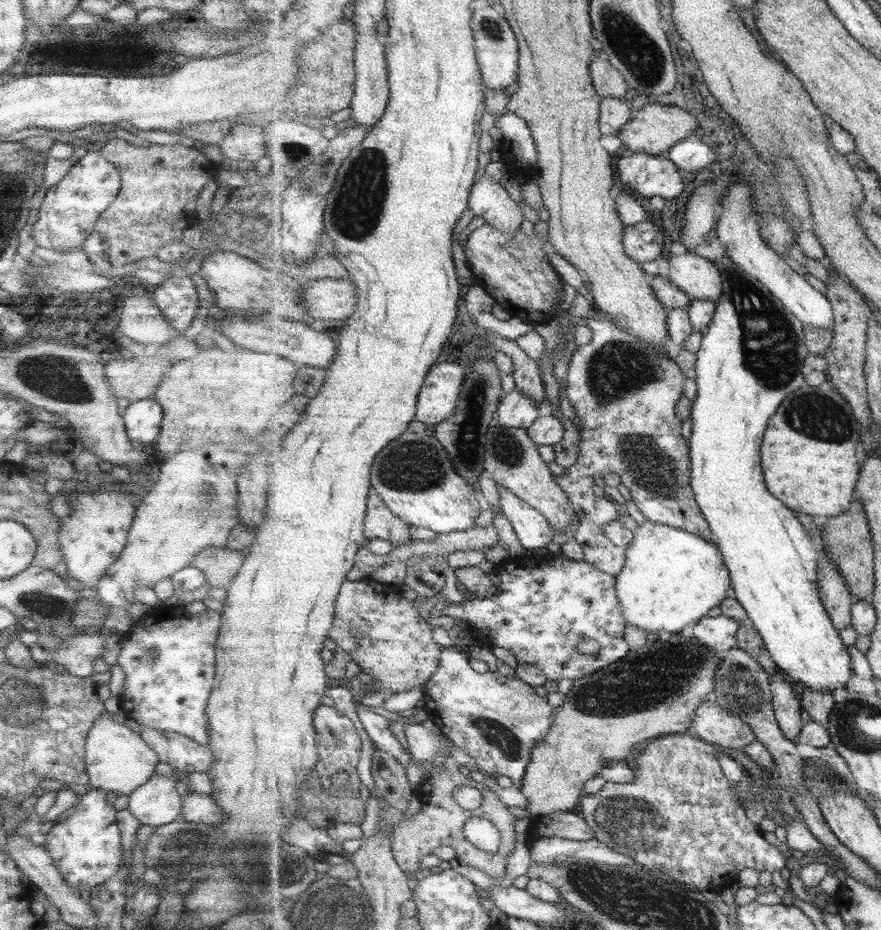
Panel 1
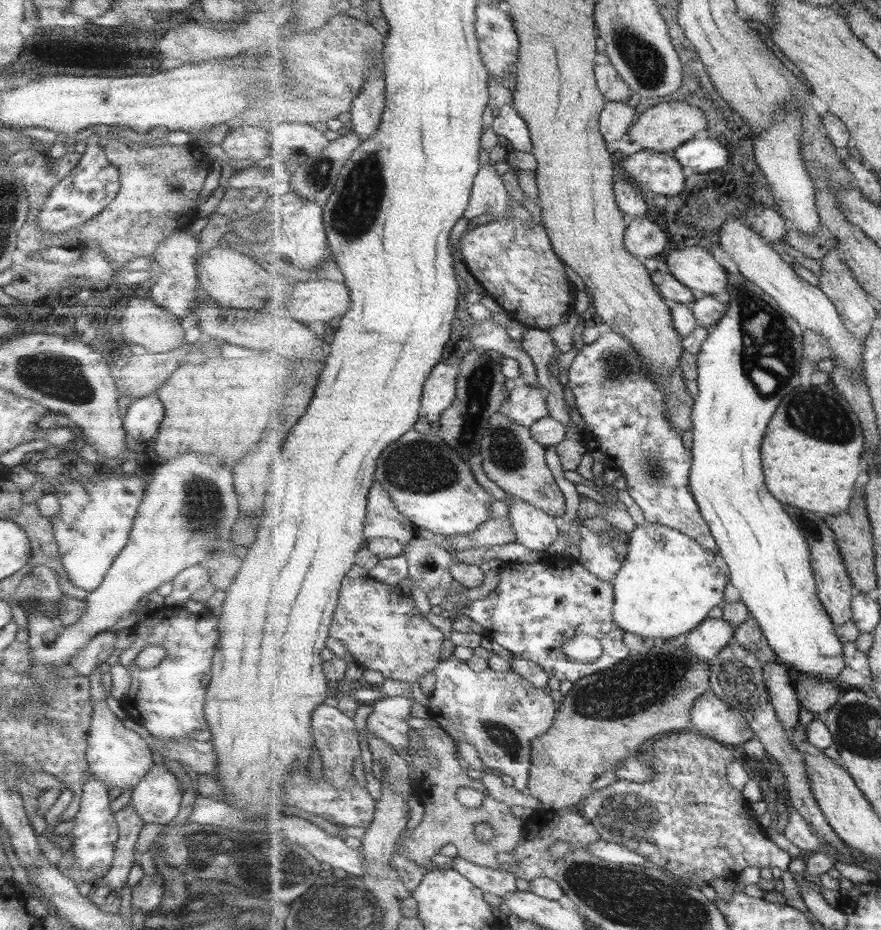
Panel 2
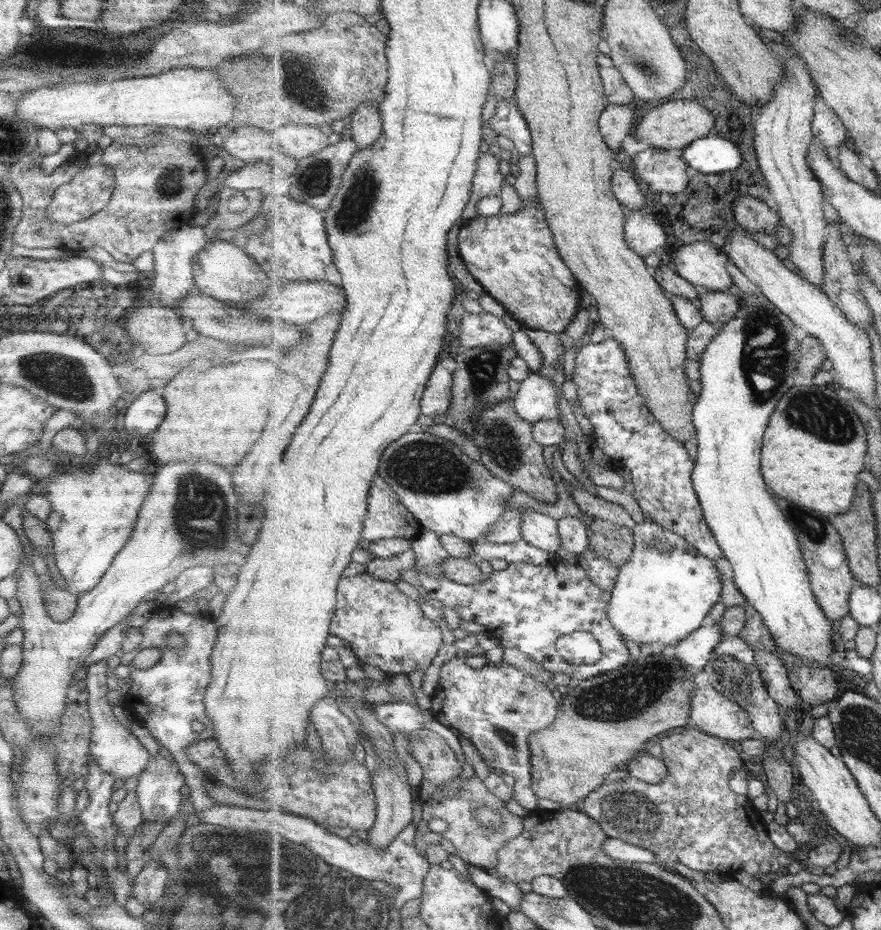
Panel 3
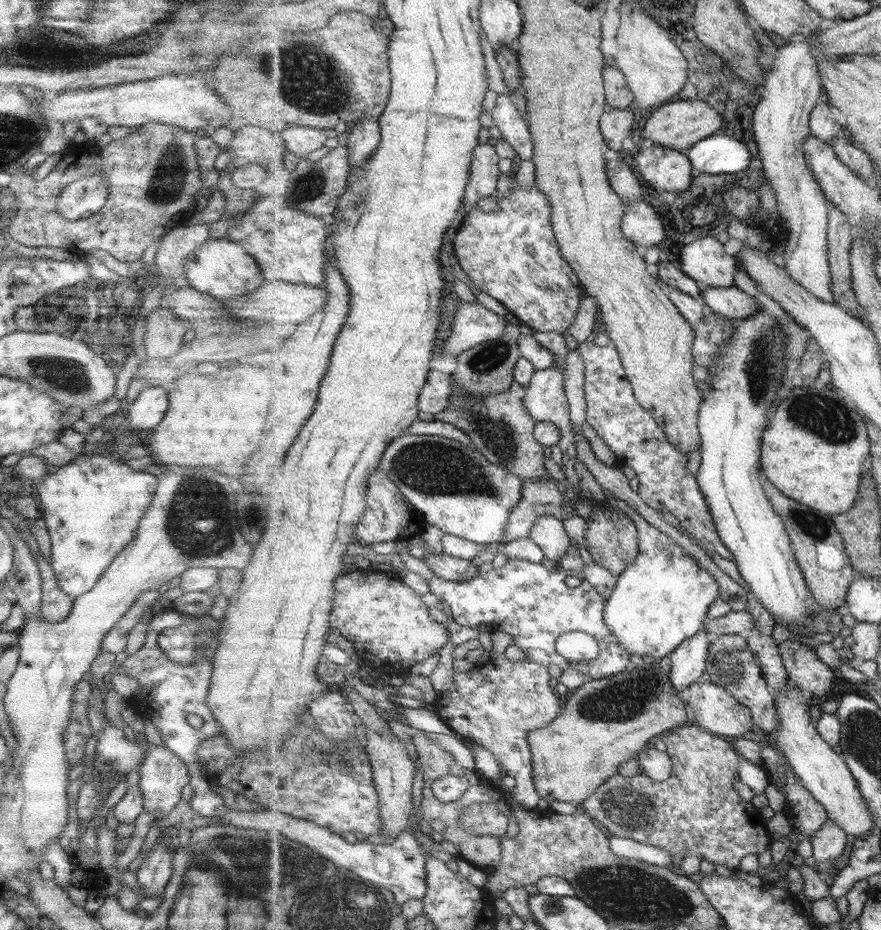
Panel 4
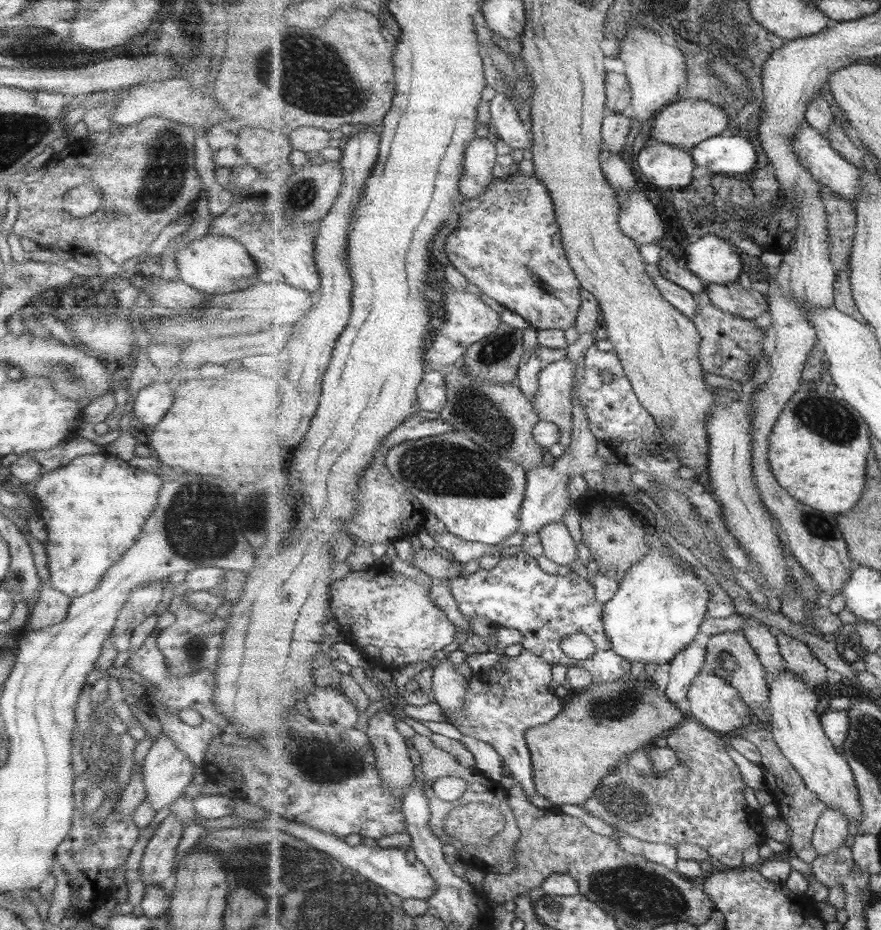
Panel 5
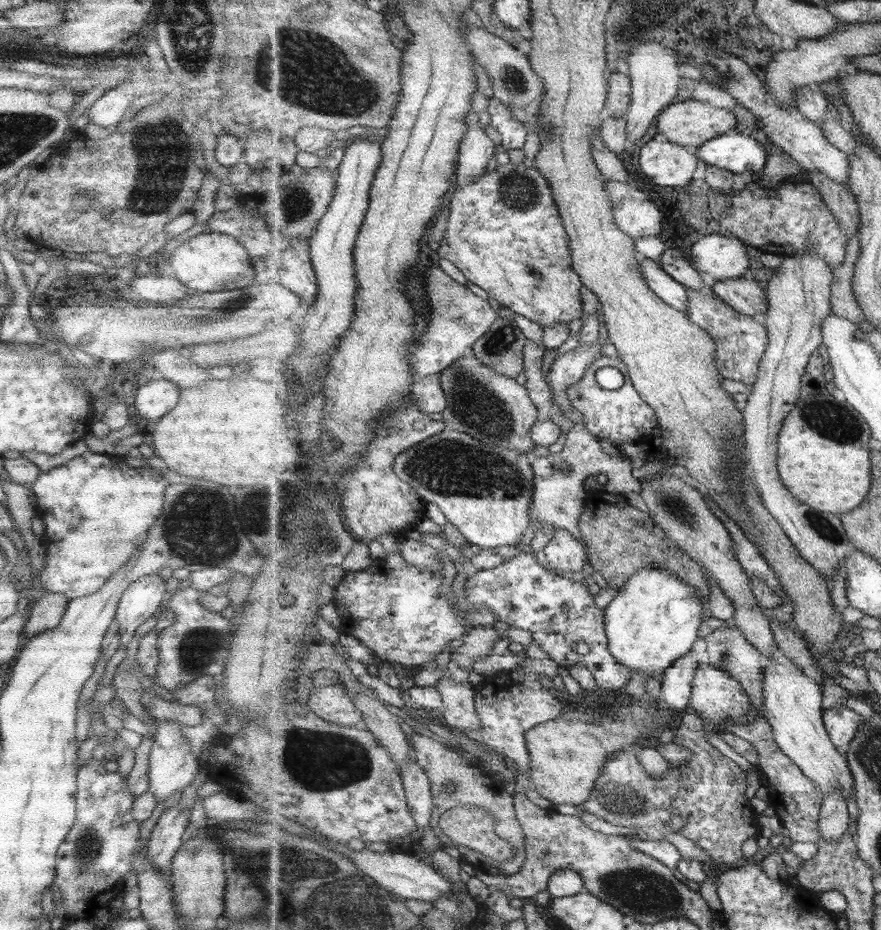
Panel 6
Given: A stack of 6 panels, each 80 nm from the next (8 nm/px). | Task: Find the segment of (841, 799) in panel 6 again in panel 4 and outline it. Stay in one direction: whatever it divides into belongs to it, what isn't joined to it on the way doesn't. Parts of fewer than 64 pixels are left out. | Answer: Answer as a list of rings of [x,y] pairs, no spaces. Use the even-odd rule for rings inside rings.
[[[830,818],[811,838],[812,854],[816,861],[833,860],[845,852],[849,836]]]

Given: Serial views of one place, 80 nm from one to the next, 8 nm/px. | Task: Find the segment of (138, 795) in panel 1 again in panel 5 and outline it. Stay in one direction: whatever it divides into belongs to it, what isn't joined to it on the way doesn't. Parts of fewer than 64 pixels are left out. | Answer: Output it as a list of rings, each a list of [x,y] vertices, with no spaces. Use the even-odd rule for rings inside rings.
[[[161,732],[151,743],[143,765],[140,769],[141,780],[144,788],[144,799],[149,802],[149,806],[157,812],[170,804],[182,795],[182,790],[192,782],[194,773],[193,765],[183,756],[183,753]]]

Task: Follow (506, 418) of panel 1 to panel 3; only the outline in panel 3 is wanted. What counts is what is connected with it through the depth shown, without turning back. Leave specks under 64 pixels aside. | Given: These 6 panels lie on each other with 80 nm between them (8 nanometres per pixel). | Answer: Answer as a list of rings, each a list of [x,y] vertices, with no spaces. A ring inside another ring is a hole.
[[[538,371],[532,372],[520,382],[518,393],[514,396],[514,407],[518,415],[527,422],[536,423],[542,420],[560,422],[558,407],[558,388],[550,378],[542,376]]]

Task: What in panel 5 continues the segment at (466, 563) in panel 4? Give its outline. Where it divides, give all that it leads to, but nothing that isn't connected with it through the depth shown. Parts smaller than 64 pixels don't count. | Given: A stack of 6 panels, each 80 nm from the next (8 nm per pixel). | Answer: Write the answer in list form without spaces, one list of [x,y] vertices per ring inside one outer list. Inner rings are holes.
[[[423,547],[415,551],[413,562],[425,574],[436,582],[442,578],[454,579],[463,572],[463,563],[445,558],[439,551]]]

